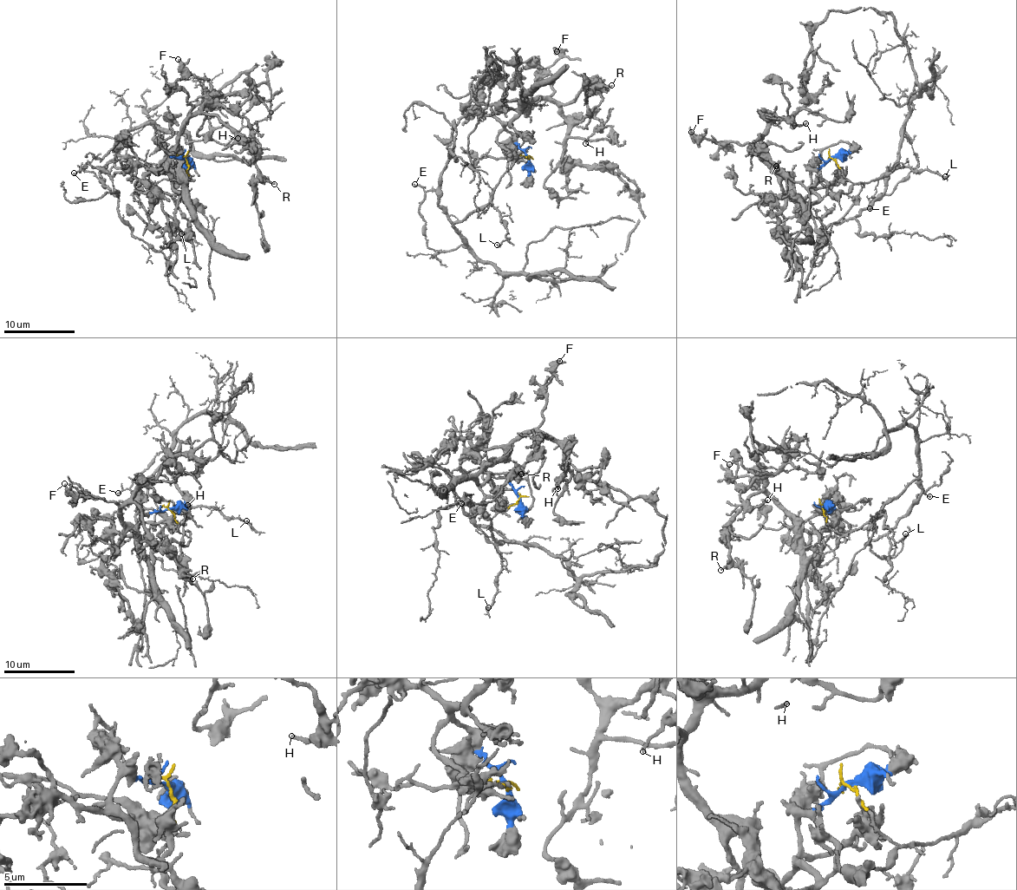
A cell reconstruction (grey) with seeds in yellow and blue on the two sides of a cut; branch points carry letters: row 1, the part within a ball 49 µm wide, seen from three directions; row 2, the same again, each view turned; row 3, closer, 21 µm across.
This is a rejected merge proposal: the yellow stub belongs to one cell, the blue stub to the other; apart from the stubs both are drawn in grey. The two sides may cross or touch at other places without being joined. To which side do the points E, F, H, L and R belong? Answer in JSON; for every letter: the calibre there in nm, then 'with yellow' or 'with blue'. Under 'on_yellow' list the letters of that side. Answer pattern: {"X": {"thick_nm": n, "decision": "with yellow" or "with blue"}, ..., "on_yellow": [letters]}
{"E": {"thick_nm": 160, "decision": "with yellow"}, "F": {"thick_nm": 280, "decision": "with blue"}, "H": {"thick_nm": 180, "decision": "with blue"}, "L": {"thick_nm": 140, "decision": "with yellow"}, "R": {"thick_nm": 190, "decision": "with blue"}, "on_yellow": ["E", "L"]}

